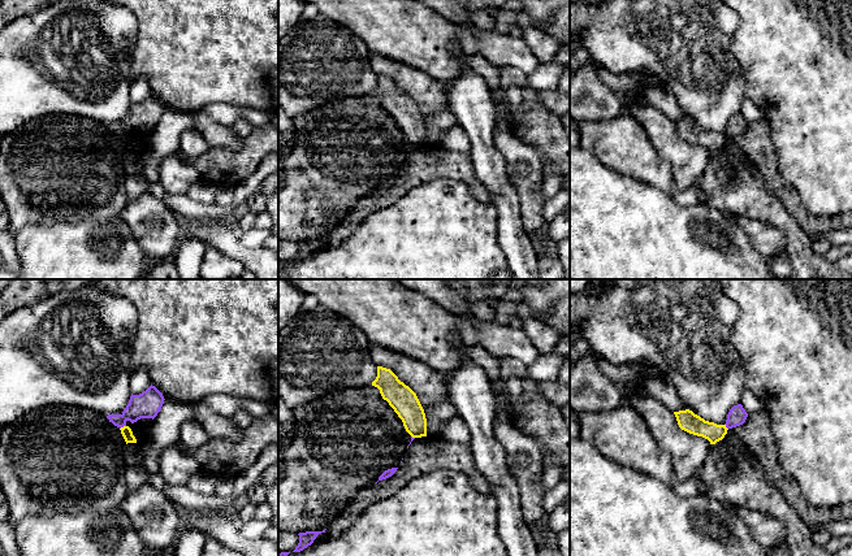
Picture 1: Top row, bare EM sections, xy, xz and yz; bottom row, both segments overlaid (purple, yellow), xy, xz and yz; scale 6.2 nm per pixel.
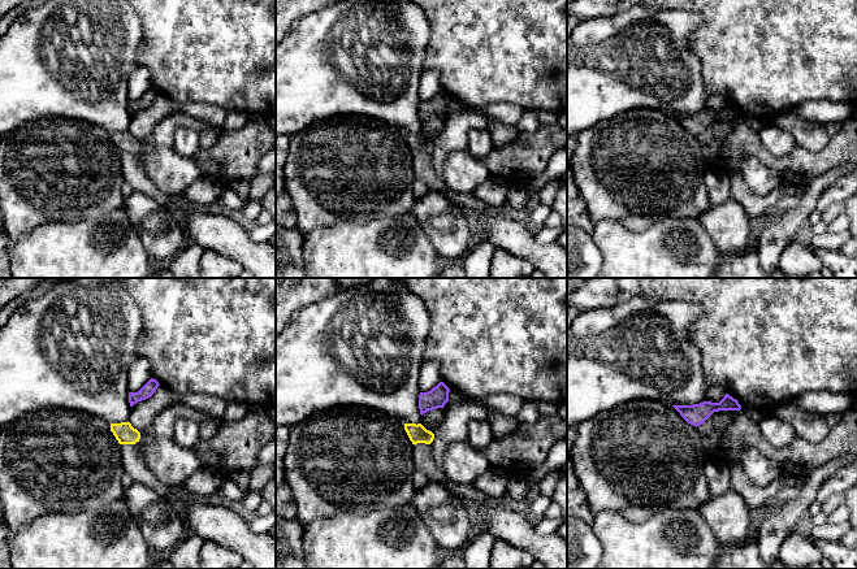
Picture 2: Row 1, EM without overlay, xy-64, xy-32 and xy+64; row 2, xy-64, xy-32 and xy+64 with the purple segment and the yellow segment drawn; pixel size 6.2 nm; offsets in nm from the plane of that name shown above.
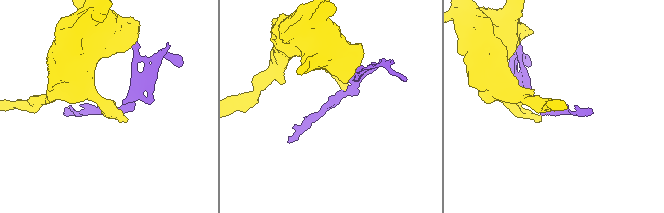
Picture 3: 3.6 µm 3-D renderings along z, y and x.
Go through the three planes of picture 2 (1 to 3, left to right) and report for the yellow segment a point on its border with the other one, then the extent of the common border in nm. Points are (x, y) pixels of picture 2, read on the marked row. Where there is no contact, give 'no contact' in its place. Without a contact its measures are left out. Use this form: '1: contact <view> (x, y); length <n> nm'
1: no contact
2: no contact
3: no contact

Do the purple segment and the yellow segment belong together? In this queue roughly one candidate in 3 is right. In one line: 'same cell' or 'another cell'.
another cell

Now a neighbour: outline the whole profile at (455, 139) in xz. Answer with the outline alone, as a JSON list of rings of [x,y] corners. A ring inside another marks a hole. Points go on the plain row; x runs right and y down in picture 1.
[[[460,126],[450,129],[444,135],[438,145],[445,151],[459,152],[466,155],[470,155],[472,149],[471,140],[467,133]]]

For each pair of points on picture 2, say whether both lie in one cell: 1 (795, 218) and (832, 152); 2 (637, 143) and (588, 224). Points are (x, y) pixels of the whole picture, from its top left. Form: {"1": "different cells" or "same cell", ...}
{"1": "different cells", "2": "different cells"}

